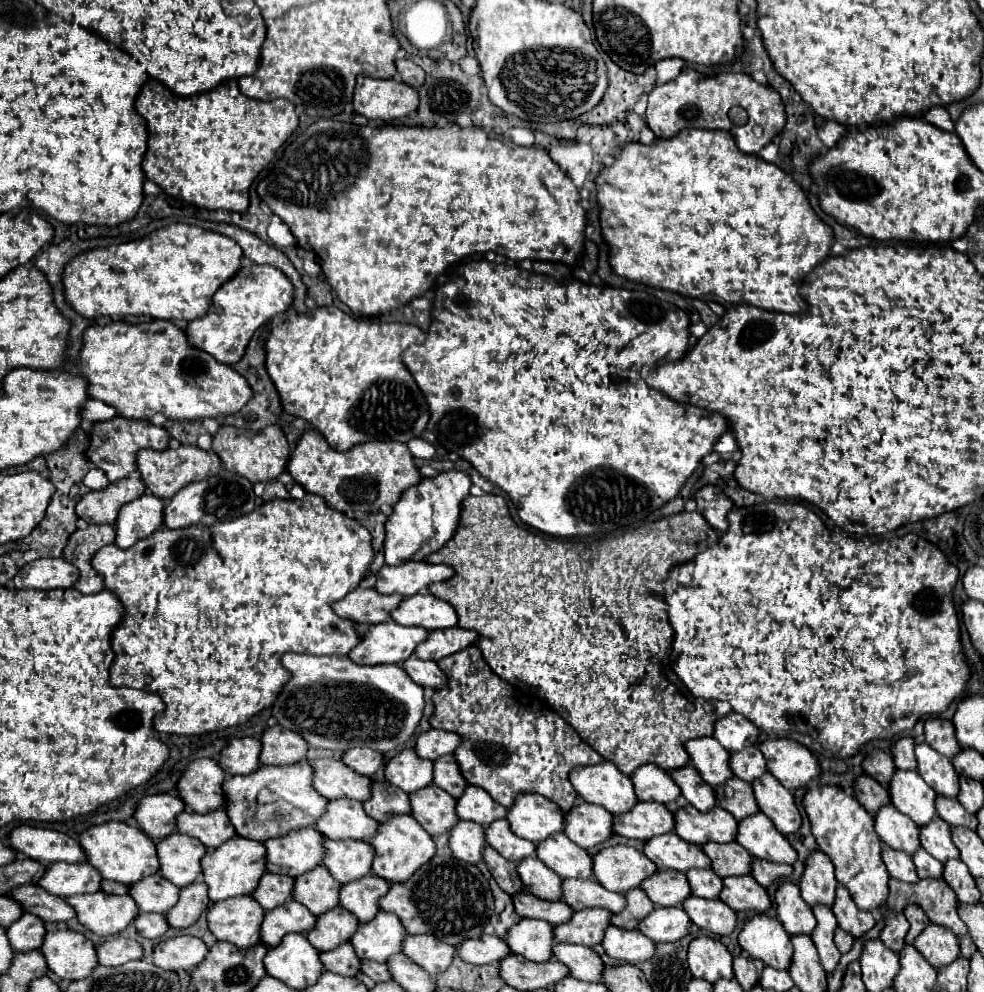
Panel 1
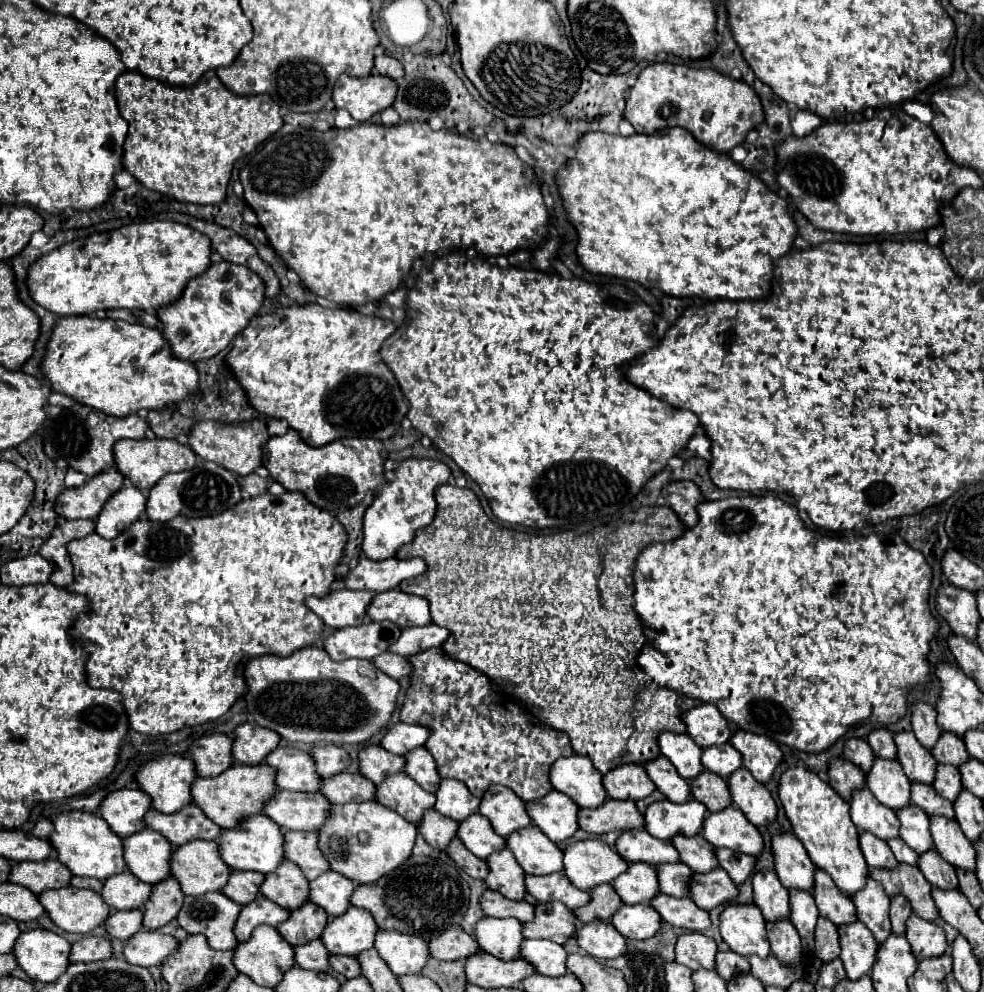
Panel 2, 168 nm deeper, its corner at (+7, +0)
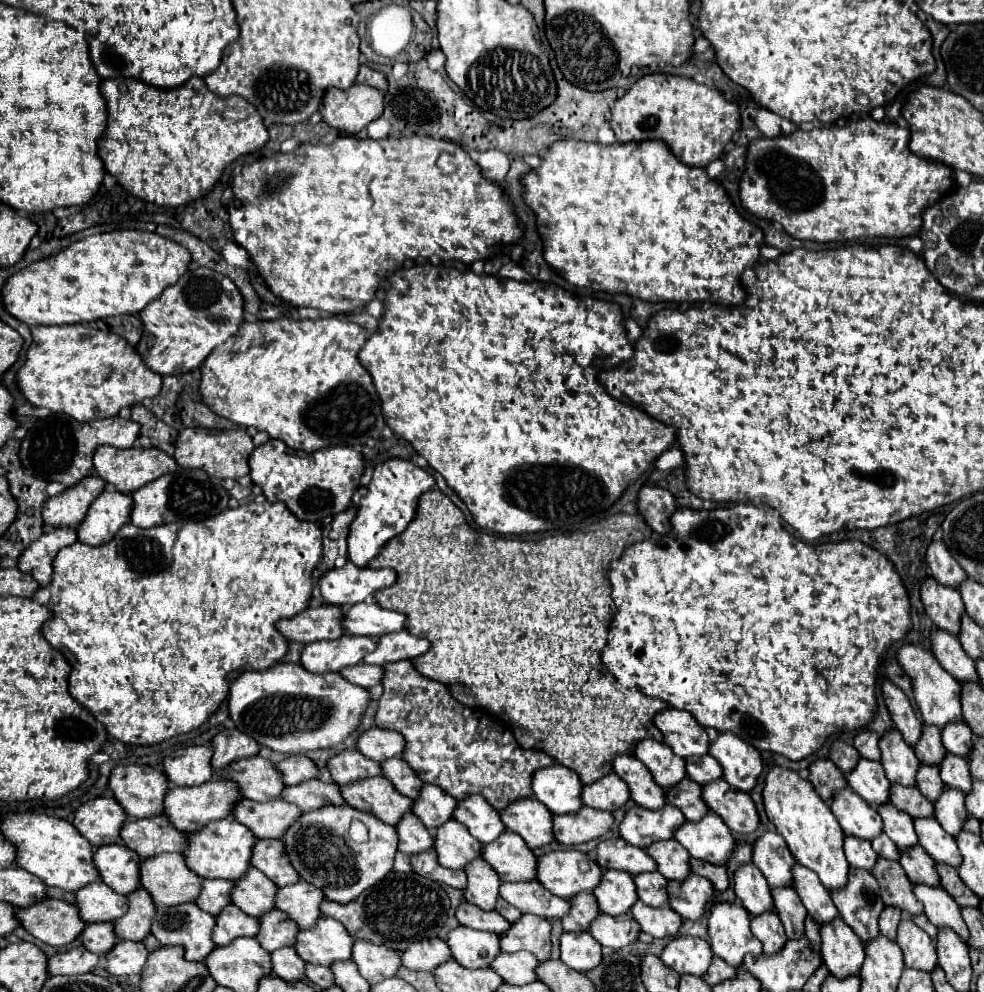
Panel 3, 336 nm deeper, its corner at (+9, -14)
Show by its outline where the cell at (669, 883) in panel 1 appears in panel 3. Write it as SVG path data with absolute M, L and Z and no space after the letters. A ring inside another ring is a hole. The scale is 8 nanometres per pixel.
M607 870L603 874L603 882L593 890L599 908L603 914L621 916L631 910L631 906L639 900L637 886L627 872Z

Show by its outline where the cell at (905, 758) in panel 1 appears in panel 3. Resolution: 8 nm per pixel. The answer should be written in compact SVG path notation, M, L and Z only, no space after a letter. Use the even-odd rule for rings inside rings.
M861 732L857 734L853 746L859 750L859 754L867 760L881 760L881 750L879 750L879 736L875 732Z

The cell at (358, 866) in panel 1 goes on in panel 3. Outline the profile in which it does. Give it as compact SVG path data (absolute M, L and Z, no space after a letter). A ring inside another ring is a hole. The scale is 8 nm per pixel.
M259 840L255 844L255 854L251 864L265 872L277 886L289 886L301 880L299 872L293 868L283 840Z

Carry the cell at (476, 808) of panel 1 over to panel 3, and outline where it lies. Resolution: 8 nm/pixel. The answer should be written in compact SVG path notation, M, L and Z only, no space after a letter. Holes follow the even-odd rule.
M425 784L423 792L419 794L419 798L415 800L413 806L413 814L419 816L419 820L429 828L429 830L437 830L439 826L443 826L445 822L453 820L453 812L455 812L455 798L451 798L451 794L443 792L439 786L431 786Z

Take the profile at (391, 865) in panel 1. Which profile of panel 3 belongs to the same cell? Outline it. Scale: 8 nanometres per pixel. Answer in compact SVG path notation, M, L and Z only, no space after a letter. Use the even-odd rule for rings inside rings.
M345 804L345 806L325 806L323 810L305 812L303 818L299 818L299 824L287 830L283 842L287 846L287 854L295 870L299 870L299 876L303 880L321 888L327 900L347 904L355 900L363 890L383 880L393 870L393 862L399 846L399 834L395 826L389 826L379 818L371 814L363 814ZM355 818L369 828L369 842L365 844L357 844L349 838L349 824Z

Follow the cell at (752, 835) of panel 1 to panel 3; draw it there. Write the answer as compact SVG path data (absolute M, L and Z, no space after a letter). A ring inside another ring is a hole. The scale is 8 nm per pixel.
M709 812L701 822L685 822L675 840L683 844L693 858L725 866L737 848L737 840L715 812Z

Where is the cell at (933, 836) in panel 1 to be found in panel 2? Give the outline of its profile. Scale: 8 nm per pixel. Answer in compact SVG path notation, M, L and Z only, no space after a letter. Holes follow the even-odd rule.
M909 804L909 808L901 808L901 812L897 812L897 818L901 822L899 836L909 848L921 854L933 846L931 832L929 832L929 816L921 808Z

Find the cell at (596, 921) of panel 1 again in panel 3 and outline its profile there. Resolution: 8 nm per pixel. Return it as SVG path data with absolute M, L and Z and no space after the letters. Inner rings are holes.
M523 914L511 930L501 936L501 952L529 950L541 962L551 958L551 924L535 914Z

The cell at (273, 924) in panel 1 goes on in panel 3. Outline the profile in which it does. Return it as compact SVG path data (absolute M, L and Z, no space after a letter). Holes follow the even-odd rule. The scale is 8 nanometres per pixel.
M227 906L227 910L223 910L223 914L217 916L219 924L215 926L215 944L217 946L227 946L237 938L243 936L257 936L261 922L259 918L247 916L243 910L239 910L237 906Z

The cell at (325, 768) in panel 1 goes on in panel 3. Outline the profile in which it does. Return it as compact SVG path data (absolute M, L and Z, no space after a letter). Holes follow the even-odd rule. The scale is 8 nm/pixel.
M263 756L241 758L239 762L233 762L225 772L231 776L231 780L239 782L243 796L255 802L277 800L285 790L283 774L271 760Z

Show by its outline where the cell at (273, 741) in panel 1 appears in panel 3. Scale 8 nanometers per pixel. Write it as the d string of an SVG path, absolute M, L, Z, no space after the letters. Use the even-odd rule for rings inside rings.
M223 730L213 738L213 768L225 770L235 760L259 754L259 742L239 730Z

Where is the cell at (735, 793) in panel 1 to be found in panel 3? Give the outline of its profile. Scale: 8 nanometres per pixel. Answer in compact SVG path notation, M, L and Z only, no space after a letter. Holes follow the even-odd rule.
M685 778L679 786L667 790L667 802L677 806L689 822L699 822L709 812L709 806L703 800L703 786L691 778Z

